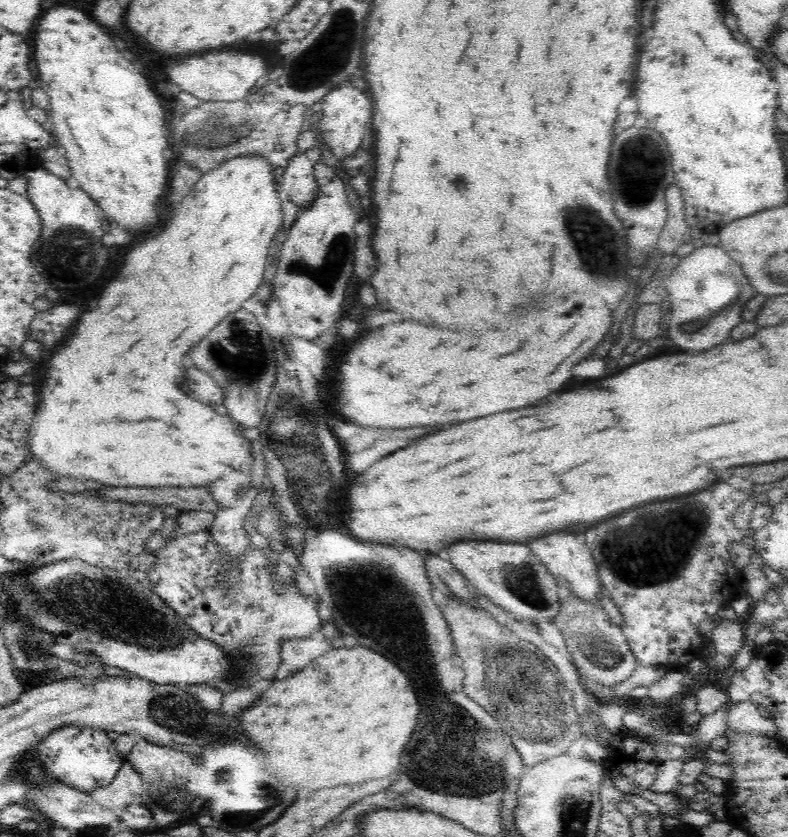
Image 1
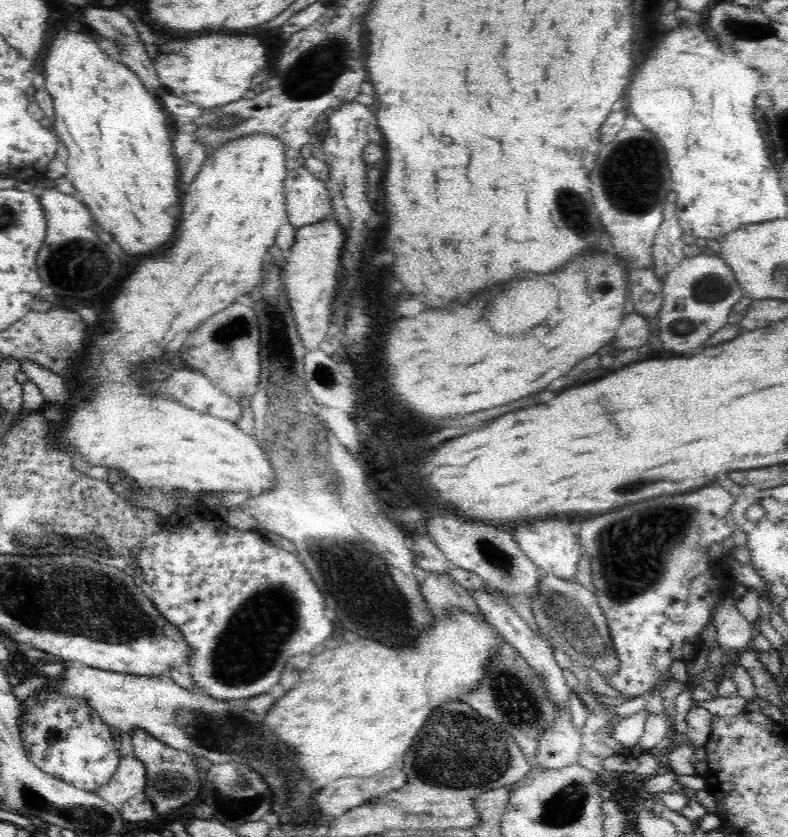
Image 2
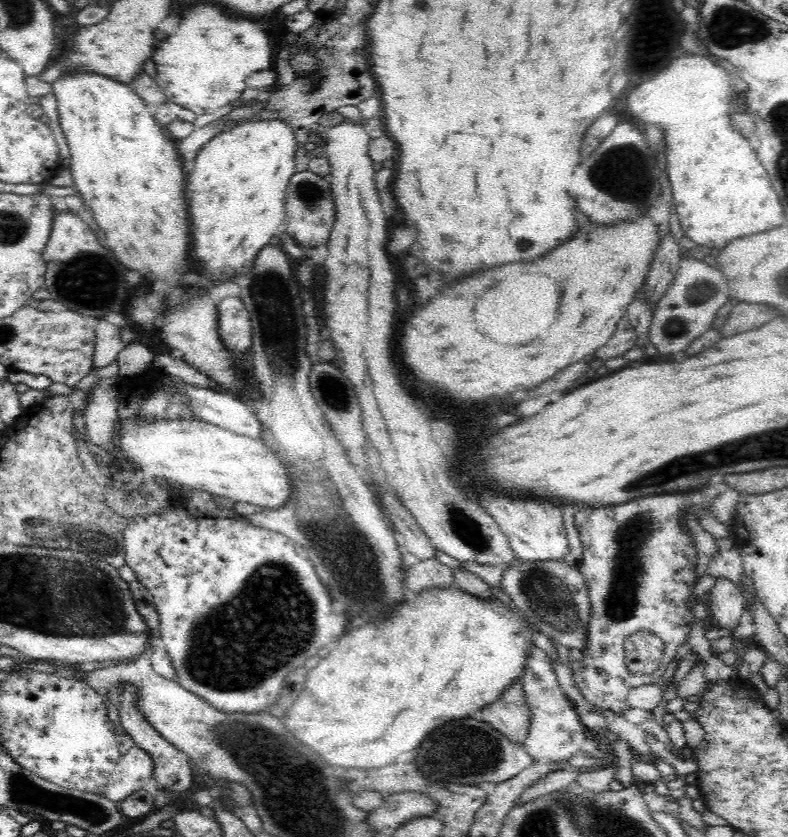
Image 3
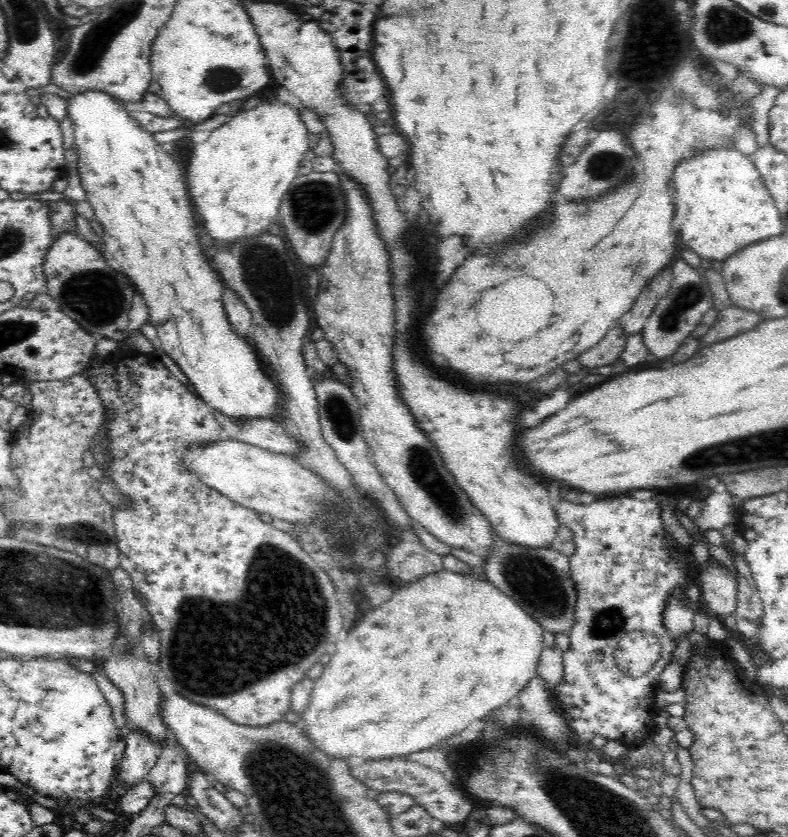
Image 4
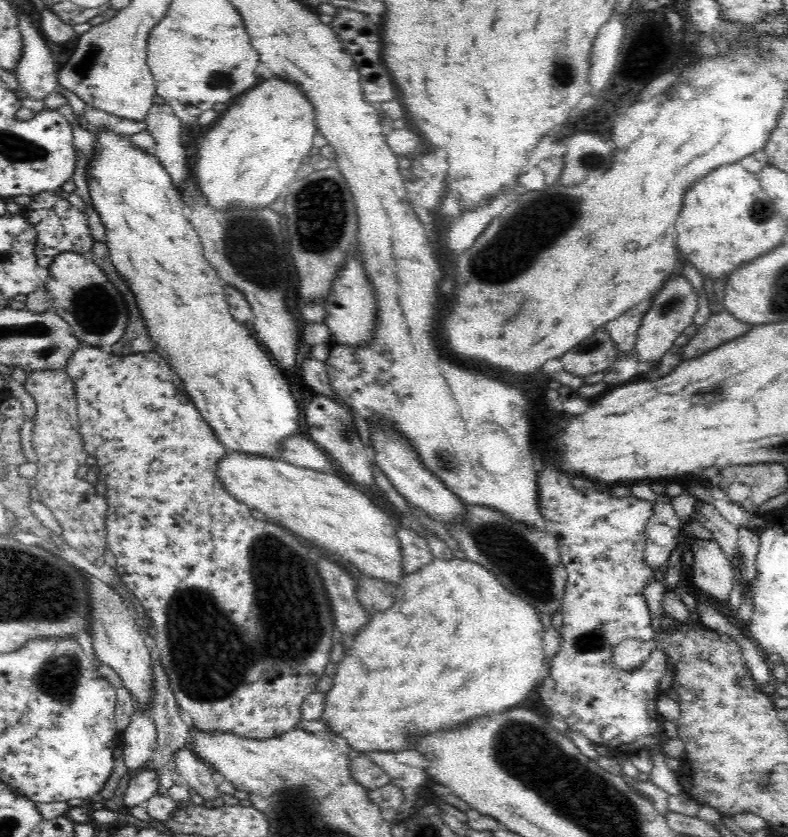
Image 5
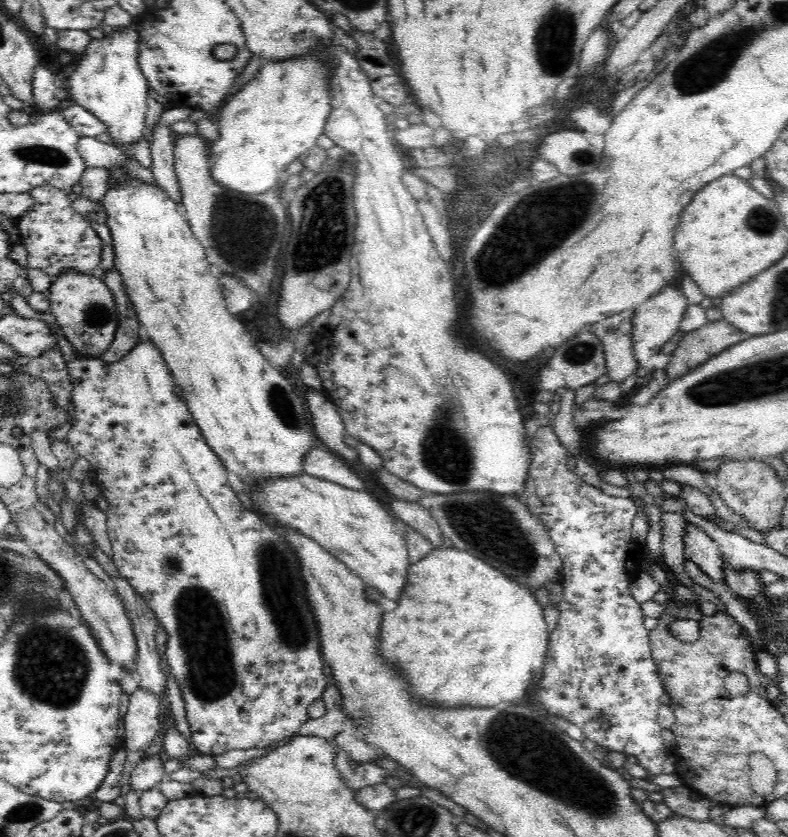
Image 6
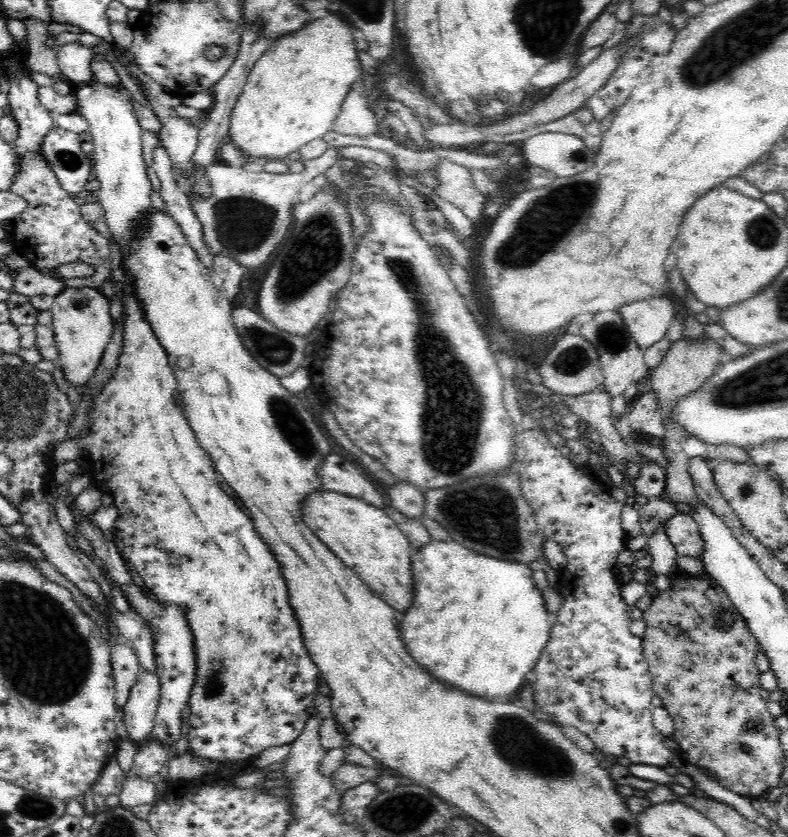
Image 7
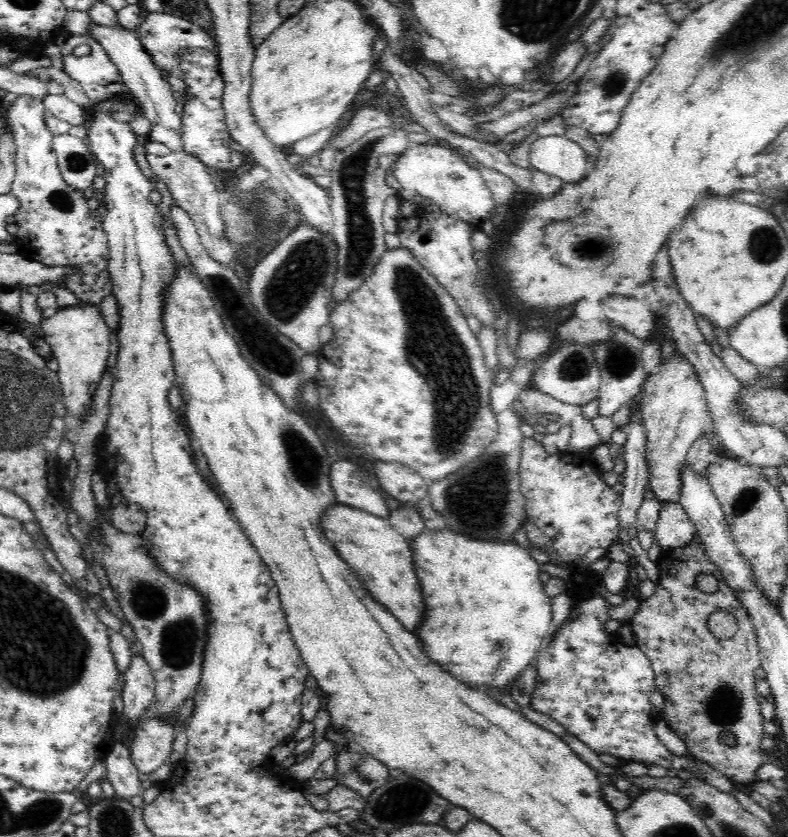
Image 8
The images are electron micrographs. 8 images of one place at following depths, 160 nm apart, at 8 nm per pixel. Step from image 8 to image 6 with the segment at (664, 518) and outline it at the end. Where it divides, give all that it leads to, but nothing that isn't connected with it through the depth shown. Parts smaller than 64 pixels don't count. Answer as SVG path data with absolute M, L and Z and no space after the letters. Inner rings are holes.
M689 523L684 534L684 552L686 559L700 567L716 584L726 583L724 579L725 560L718 543L700 530L695 524Z

